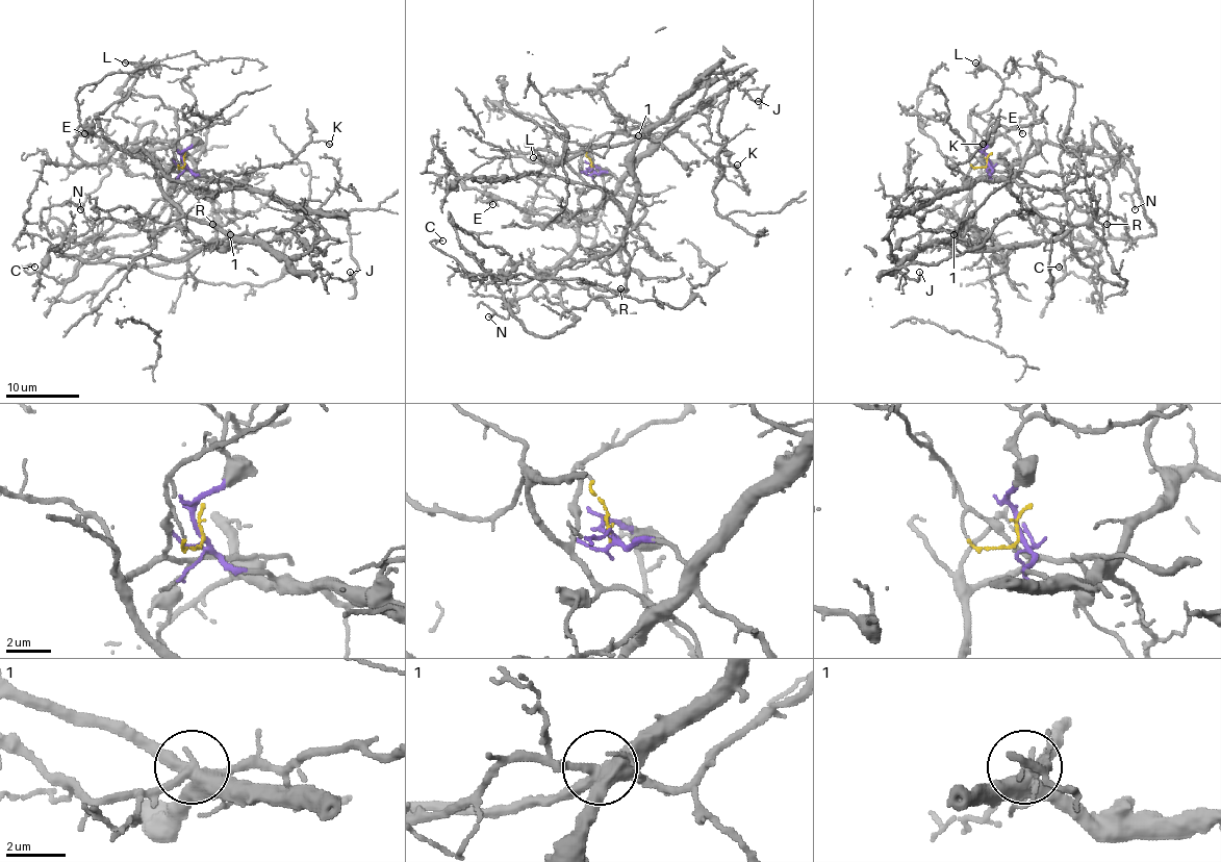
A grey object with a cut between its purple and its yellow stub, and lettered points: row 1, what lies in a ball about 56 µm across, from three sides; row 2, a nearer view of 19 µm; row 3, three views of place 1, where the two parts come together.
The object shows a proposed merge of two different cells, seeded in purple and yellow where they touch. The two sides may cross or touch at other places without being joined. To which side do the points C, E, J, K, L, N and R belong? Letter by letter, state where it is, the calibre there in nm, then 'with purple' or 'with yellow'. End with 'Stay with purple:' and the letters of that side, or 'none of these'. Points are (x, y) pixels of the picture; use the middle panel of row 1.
C: at (442, 241); 80 nm thick; with purple
E: at (492, 204); 160 nm thick; with purple
J: at (758, 101); 140 nm thick; with yellow
K: at (737, 165); 120 nm thick; with purple
L: at (533, 157); 120 nm thick; with yellow
N: at (488, 317); 110 nm thick; with purple
R: at (620, 288); 120 nm thick; with yellow
Stay with purple: C, E, K, N

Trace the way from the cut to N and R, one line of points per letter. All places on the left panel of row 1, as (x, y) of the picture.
N: (183, 161), (209, 178), (171, 143), (147, 150), (132, 147), (107, 163), (109, 172), (80, 209)
R: (183, 161), (173, 157), (159, 188), (183, 213), (213, 222), (228, 245), (215, 238), (215, 213), (211, 224)

